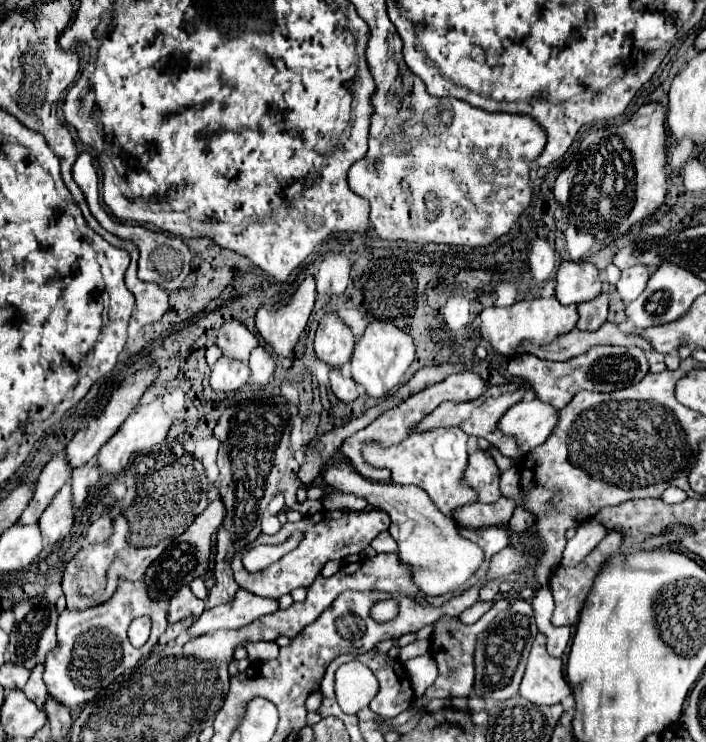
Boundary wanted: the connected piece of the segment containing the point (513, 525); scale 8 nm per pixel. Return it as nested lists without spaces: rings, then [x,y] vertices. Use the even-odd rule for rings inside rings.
[[[516,509],[514,511],[514,515],[512,515],[512,519],[508,521],[508,533],[522,533],[522,531],[528,531],[530,527],[532,527],[532,515],[528,513],[528,511],[524,511],[524,509]]]

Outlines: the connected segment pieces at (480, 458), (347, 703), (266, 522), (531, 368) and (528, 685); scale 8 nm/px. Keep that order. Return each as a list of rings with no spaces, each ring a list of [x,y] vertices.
[[[482,449],[470,453],[468,467],[464,471],[464,483],[476,491],[480,503],[492,503],[502,497],[498,481],[500,481],[500,471],[492,455],[488,455]]]
[[[350,661],[336,671],[336,699],[344,713],[356,715],[360,707],[369,706],[378,689],[374,673],[360,661]]]
[[[264,513],[264,517],[262,517],[262,533],[266,533],[266,535],[276,535],[280,529],[282,529],[280,521],[278,521],[274,515]]]
[[[596,345],[590,347],[586,353],[576,355],[568,361],[546,361],[546,359],[538,359],[536,355],[520,355],[514,357],[508,363],[508,373],[512,373],[518,379],[524,379],[536,393],[536,399],[550,403],[556,411],[560,411],[562,407],[566,407],[570,403],[570,399],[584,389],[590,391],[614,391],[614,385],[618,385],[618,389],[630,387],[638,381],[642,381],[648,373],[648,361],[642,349],[636,347],[612,347],[612,345]]]
[[[538,633],[520,683],[520,695],[536,701],[536,705],[560,703],[570,695],[570,685],[562,673],[562,659],[548,655],[546,636]]]

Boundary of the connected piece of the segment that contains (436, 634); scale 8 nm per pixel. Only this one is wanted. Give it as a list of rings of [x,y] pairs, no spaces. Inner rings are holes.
[[[507,599],[495,601],[489,611],[487,611],[473,625],[464,625],[458,617],[440,617],[434,623],[432,629],[432,639],[430,639],[430,653],[434,661],[438,663],[438,679],[426,689],[426,699],[434,697],[468,697],[472,691],[472,681],[474,681],[474,665],[472,665],[472,649],[476,643],[476,635],[486,629],[494,618],[510,606]]]

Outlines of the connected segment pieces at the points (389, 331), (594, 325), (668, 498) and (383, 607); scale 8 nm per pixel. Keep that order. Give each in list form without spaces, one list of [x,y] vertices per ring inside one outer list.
[[[374,321],[366,327],[366,333],[354,347],[354,355],[350,361],[352,379],[358,385],[362,385],[370,397],[382,399],[400,383],[404,371],[410,367],[412,361],[414,361],[414,343],[412,343],[410,335],[400,331],[392,323]]]
[[[602,292],[596,299],[578,305],[577,310],[580,319],[578,319],[576,327],[582,329],[582,331],[596,331],[606,321],[606,317],[608,317],[608,294]]]
[[[668,487],[668,489],[664,491],[662,499],[664,499],[666,503],[680,503],[680,501],[688,499],[688,495],[686,495],[682,489],[676,489],[676,487]]]
[[[380,601],[380,603],[376,603],[372,607],[372,617],[376,621],[384,623],[384,621],[388,621],[388,619],[392,619],[396,615],[396,609],[398,609],[396,601]]]

